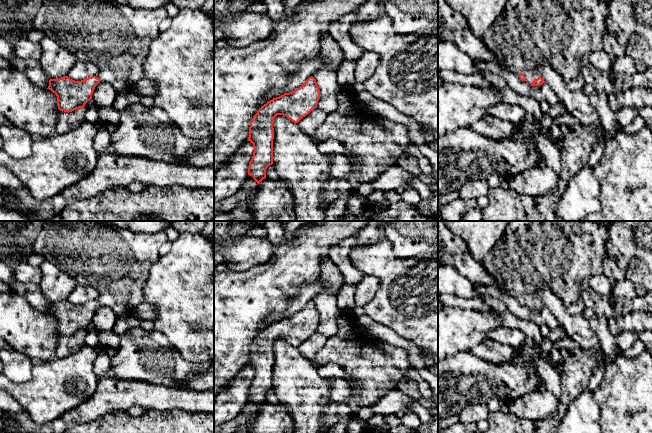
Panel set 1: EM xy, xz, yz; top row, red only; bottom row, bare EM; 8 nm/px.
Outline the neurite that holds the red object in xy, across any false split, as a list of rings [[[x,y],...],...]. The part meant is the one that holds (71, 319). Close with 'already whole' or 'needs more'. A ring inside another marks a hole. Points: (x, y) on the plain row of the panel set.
[[[68,300],[49,304],[47,313],[57,320],[57,330],[60,335],[72,336],[84,332],[92,323],[93,315],[100,303],[96,300],[88,301],[81,305],[75,305]]]; already whole

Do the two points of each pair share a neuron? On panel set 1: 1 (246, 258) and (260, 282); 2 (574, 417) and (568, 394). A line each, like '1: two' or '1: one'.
1: two
2: two

